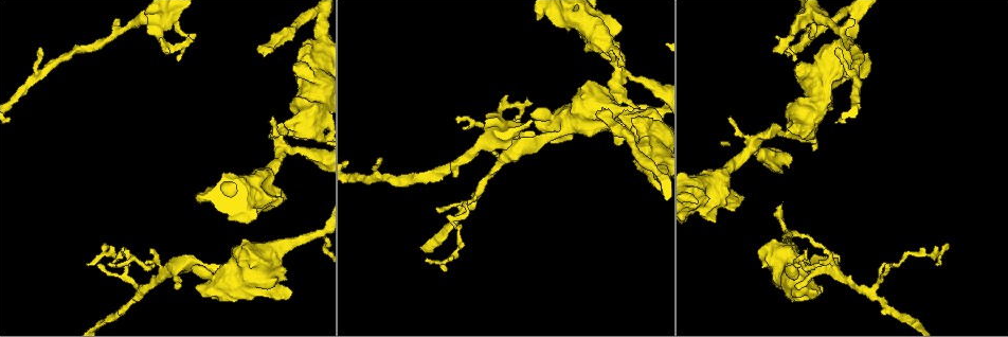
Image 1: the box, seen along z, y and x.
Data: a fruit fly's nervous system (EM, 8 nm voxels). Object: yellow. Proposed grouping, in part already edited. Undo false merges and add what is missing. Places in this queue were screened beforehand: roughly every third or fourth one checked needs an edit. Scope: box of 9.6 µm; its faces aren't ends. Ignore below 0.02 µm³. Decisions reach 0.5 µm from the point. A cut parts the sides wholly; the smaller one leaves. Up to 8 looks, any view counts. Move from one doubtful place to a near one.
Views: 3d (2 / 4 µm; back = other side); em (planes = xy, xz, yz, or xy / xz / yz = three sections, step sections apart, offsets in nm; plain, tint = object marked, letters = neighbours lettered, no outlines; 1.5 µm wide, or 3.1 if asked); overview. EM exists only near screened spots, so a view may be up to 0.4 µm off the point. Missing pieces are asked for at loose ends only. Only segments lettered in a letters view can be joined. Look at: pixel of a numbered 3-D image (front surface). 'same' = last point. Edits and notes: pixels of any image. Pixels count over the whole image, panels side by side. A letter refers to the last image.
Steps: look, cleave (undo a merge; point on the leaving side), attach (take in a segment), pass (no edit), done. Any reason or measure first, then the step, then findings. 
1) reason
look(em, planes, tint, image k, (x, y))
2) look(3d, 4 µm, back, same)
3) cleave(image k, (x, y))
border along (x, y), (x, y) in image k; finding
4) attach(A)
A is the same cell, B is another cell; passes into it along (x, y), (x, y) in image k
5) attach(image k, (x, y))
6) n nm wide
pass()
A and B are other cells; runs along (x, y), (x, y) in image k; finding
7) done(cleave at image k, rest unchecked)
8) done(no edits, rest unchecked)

an open end
look(em, planes, letters, image 1, (618, 143))

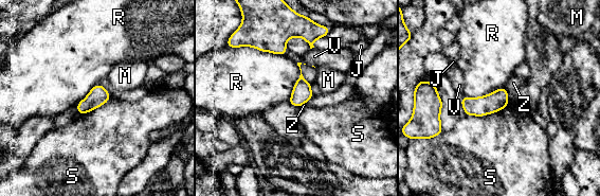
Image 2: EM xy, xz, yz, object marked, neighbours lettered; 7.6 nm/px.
pass()
J, M, R, S, V and Z are other cells; border along (504, 87), (478, 96), (460, 98) in image 2; none of them fits

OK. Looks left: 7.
branch stops here
look(3d, 4 µm, image 1, (726, 204))

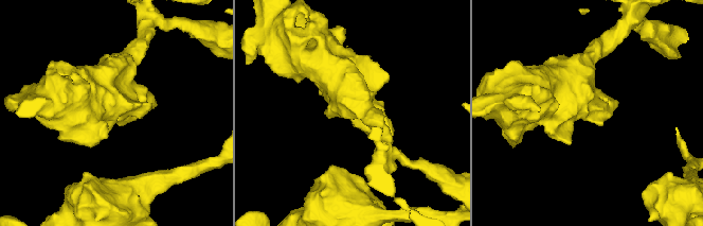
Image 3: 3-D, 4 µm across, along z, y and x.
3 arms; arms of 360, 480, 480 nm
look(em, planes, letters, image 3, (588, 114))

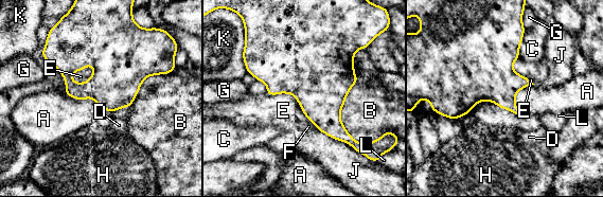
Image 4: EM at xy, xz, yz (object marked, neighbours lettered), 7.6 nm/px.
320 nm wide
pass()
A, B, C, D, E, F, G, H, J, K and L are other cells; border along (64, 91), (92, 99), (99, 108) in image 4; none of them fits

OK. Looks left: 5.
tapers out
look(em, planes, letters, image 1, (271, 118))

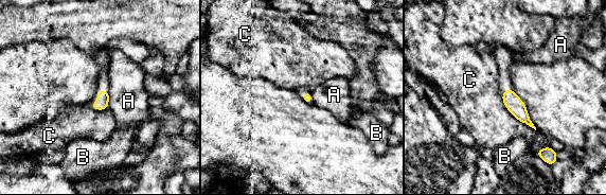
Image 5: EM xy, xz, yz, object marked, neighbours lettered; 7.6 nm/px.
pass()
A, B and C are other cells; border along (500, 92), (503, 105), (535, 130) in image 5; no lettered segment goes on from it

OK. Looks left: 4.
done(no edits, rest unchecked)

